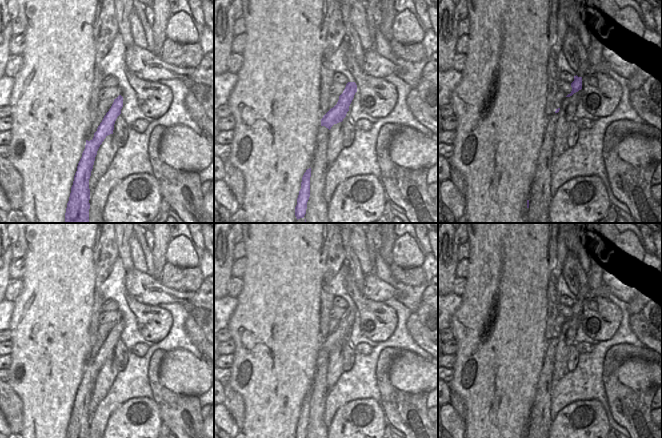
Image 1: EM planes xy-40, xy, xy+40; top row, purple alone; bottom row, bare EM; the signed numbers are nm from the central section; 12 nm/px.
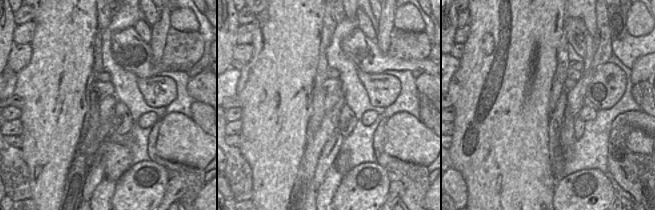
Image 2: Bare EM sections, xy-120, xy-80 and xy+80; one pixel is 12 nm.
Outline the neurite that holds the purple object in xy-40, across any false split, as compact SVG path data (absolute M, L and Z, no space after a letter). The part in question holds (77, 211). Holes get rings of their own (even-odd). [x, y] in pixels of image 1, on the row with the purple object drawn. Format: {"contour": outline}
{"contour": "M119 95L104 116L92 140L86 140L85 149L78 163L65 213L65 223L89 223L89 179L97 151L104 139L113 134L114 124L121 114L123 97Z"}

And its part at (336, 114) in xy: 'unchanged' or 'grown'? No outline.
unchanged

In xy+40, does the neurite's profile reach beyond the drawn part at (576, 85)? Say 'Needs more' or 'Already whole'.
Needs more

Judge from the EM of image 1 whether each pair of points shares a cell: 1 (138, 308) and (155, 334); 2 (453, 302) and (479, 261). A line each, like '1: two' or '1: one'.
1: one
2: two

